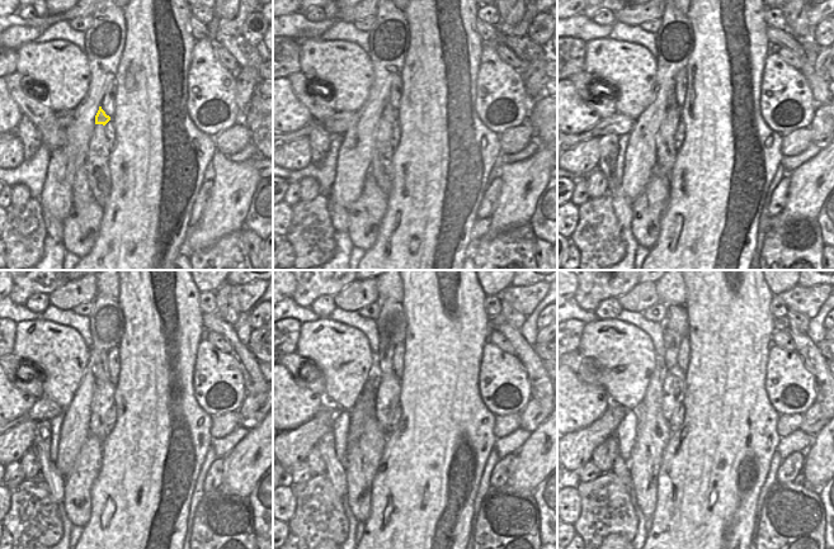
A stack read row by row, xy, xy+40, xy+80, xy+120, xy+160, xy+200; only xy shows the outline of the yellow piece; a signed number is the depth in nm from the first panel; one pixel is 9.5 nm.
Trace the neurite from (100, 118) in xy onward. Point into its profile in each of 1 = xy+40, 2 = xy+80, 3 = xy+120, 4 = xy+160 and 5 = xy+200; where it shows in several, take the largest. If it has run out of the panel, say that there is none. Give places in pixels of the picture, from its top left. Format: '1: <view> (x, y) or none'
1: xy+40 (389, 113)
2: xy+80 (672, 103)
3: xy+120 (100, 368)
4: xy+160 (385, 356)
5: xy+200 (672, 339)

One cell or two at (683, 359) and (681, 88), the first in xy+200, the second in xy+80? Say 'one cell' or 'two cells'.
one cell

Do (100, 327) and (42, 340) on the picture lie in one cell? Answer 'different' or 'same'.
different

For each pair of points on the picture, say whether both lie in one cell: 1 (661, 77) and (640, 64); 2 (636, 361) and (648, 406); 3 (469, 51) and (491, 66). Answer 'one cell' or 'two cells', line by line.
1: two cells
2: two cells
3: two cells

